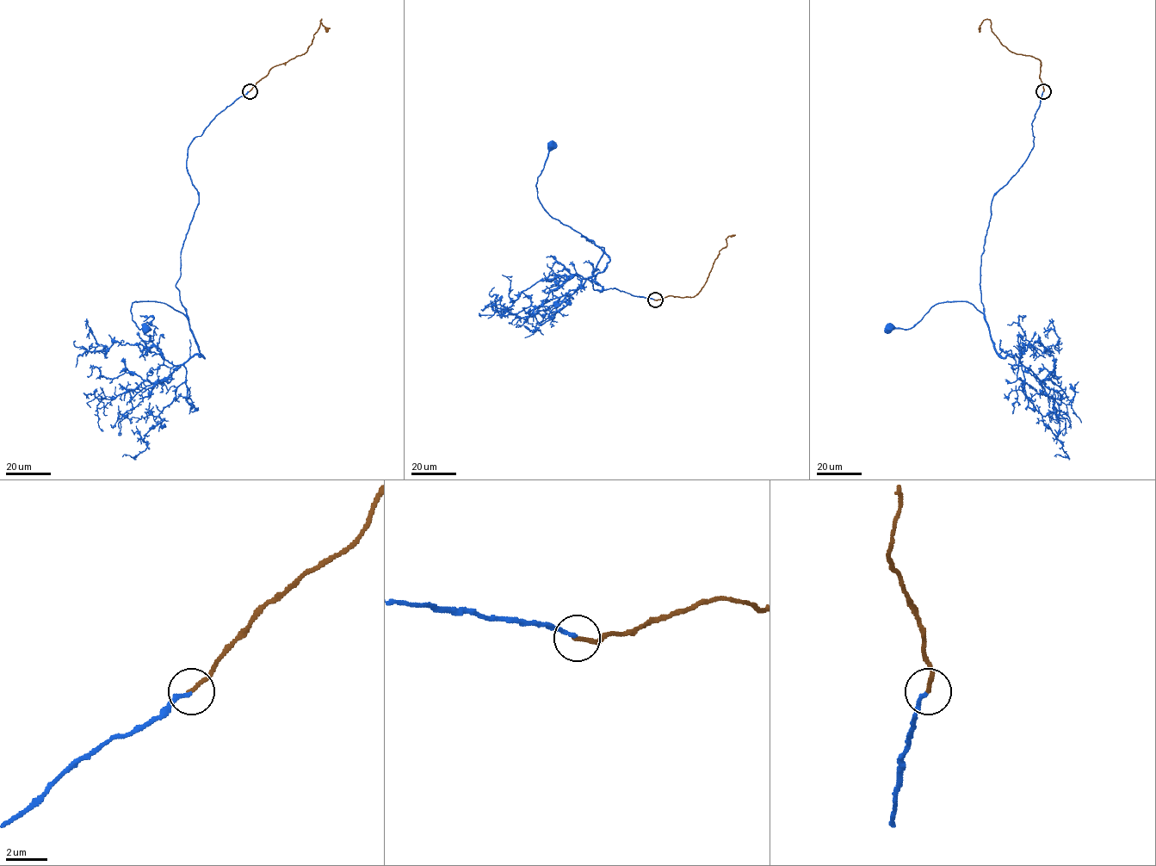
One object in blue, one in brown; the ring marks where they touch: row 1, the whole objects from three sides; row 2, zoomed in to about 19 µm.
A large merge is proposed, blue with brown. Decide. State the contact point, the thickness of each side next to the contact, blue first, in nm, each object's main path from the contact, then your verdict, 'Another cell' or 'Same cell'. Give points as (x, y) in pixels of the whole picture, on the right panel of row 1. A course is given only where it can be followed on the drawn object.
Place: (1043, 91). Thickness 180 nm (blue) against 190 nm. Course of blue: (1043, 91), (1034, 147), (991, 202), (981, 256), (984, 314), (968, 302), (948, 301), (911, 327), (888, 329). Course of brown: (1043, 91), (1039, 77), (1041, 61), (1029, 55), (1010, 52), (992, 31), (989, 20), (983, 21), (979, 32). Same cell

